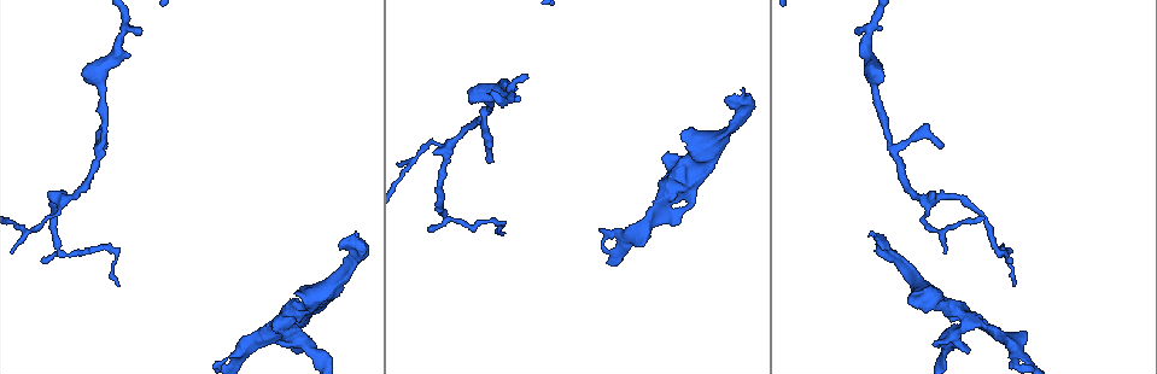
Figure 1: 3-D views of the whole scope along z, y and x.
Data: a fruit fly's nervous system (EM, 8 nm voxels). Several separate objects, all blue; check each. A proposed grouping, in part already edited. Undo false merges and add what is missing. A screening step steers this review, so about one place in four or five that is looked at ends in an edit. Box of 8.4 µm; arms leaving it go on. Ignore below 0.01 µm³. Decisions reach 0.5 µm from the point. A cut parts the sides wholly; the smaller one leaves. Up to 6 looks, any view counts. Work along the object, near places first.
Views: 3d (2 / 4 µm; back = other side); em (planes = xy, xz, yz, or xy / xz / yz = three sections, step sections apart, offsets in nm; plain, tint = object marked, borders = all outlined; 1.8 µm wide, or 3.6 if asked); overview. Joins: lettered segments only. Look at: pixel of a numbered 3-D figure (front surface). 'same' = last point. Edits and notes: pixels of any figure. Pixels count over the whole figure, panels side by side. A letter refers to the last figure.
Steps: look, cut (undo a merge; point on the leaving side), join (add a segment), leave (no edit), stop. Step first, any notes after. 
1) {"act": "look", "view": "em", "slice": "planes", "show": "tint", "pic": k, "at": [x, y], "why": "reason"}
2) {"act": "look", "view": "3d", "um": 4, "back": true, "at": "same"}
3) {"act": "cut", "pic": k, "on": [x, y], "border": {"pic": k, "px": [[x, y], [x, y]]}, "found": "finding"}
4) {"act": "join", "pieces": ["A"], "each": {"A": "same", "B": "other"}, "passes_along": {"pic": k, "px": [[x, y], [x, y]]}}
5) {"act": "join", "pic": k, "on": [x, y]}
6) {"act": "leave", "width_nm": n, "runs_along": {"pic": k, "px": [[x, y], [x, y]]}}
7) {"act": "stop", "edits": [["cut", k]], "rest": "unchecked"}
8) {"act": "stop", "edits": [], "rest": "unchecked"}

{"act": "look", "view": "3d", "um": 2, "pic": 1, "at": [667, 191], "why": "abrupt turn"}

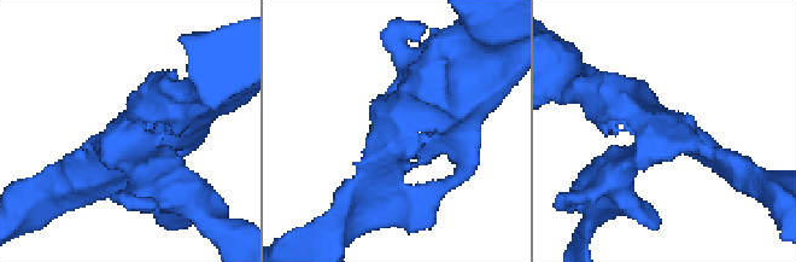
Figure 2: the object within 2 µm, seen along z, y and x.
{"act": "look", "view": "em", "slice": "planes", "show": "borders", "pic": 2, "at": [663, 124], "why": "need the tissue"}

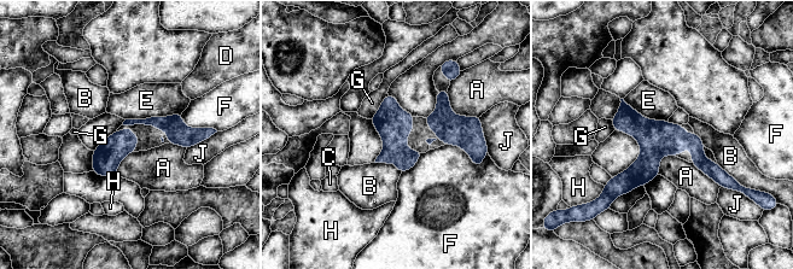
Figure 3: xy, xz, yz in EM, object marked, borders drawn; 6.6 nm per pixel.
{"act": "leave", "width_nm": 170, "each": {"A": "other", "B": "other", "C": "other", "D": "other", "E": "other", "F": "other", "G": "other", "H": "other", "J": "other"}, "runs_along": {"pic": 3, "px": [[623, 105], [653, 136], [687, 140], [722, 181]]}, "found": "one neuron here"}

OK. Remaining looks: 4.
{"act": "look", "view": "3d", "um": 4, "pic": 1, "at": [444, 216], "why": "abrupt turn"}

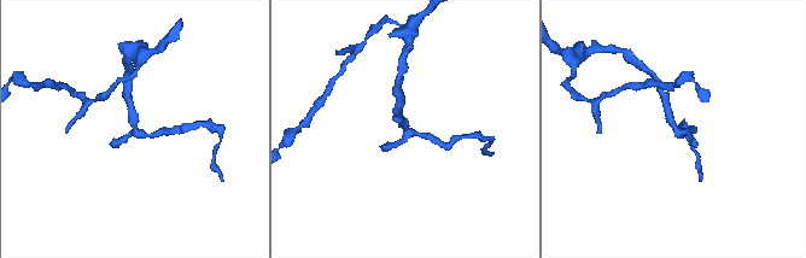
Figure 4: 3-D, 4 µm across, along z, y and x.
{"act": "look", "view": "em", "slice": "planes", "show": "borders", "pic": 4, "at": [404, 126]}

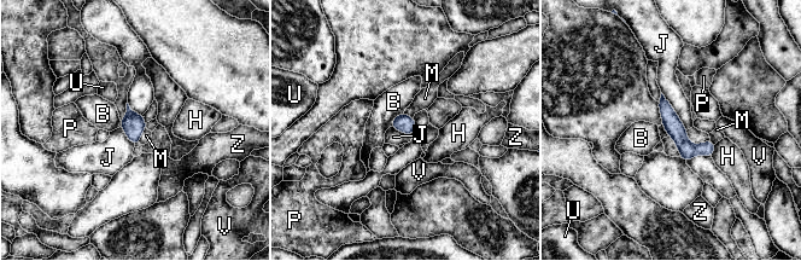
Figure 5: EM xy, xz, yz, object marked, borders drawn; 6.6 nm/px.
{"act": "leave", "width_nm": 120, "each": {"B": "other", "H": "other", "J": "other", "M": "other", "P": "other", "U": "other", "V": "other", "Z": "other"}, "border": {"pic": 5, "px": [[661, 92], [687, 129]]}, "found": "continuous, no second neuron"}

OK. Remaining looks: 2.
{"act": "look", "view": "em", "slice": "xz", "step": 8, "show": "borders", "pic": 1, "at": [923, 197], "why": "branch point"}

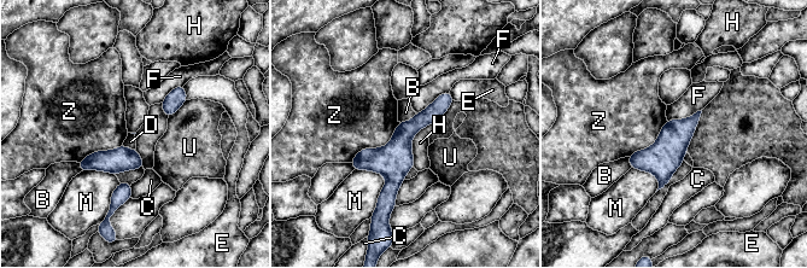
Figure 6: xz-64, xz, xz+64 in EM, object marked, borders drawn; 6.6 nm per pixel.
{"act": "look", "view": "em", "slice": "planes", "show": "borders", "at": "same", "why": "cut it another way"}

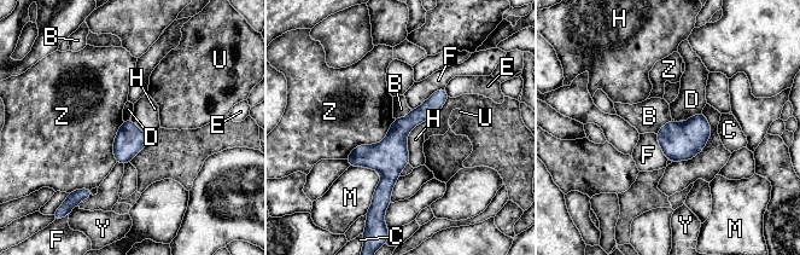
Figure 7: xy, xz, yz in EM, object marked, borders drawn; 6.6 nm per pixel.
{"act": "leave", "each": {"B": "other", "C": "other", "D": "other", "E": "other", "F": "other", "H": "other", "M": "other", "U": "other", "Y": "other", "Z": "other"}, "runs_along": {"pic": 7, "px": [[443, 92], [397, 135], [383, 200]]}, "found": "continuous, no second neuron"}

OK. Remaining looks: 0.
{"act": "stop", "edits": [], "rest": "unchecked"}

